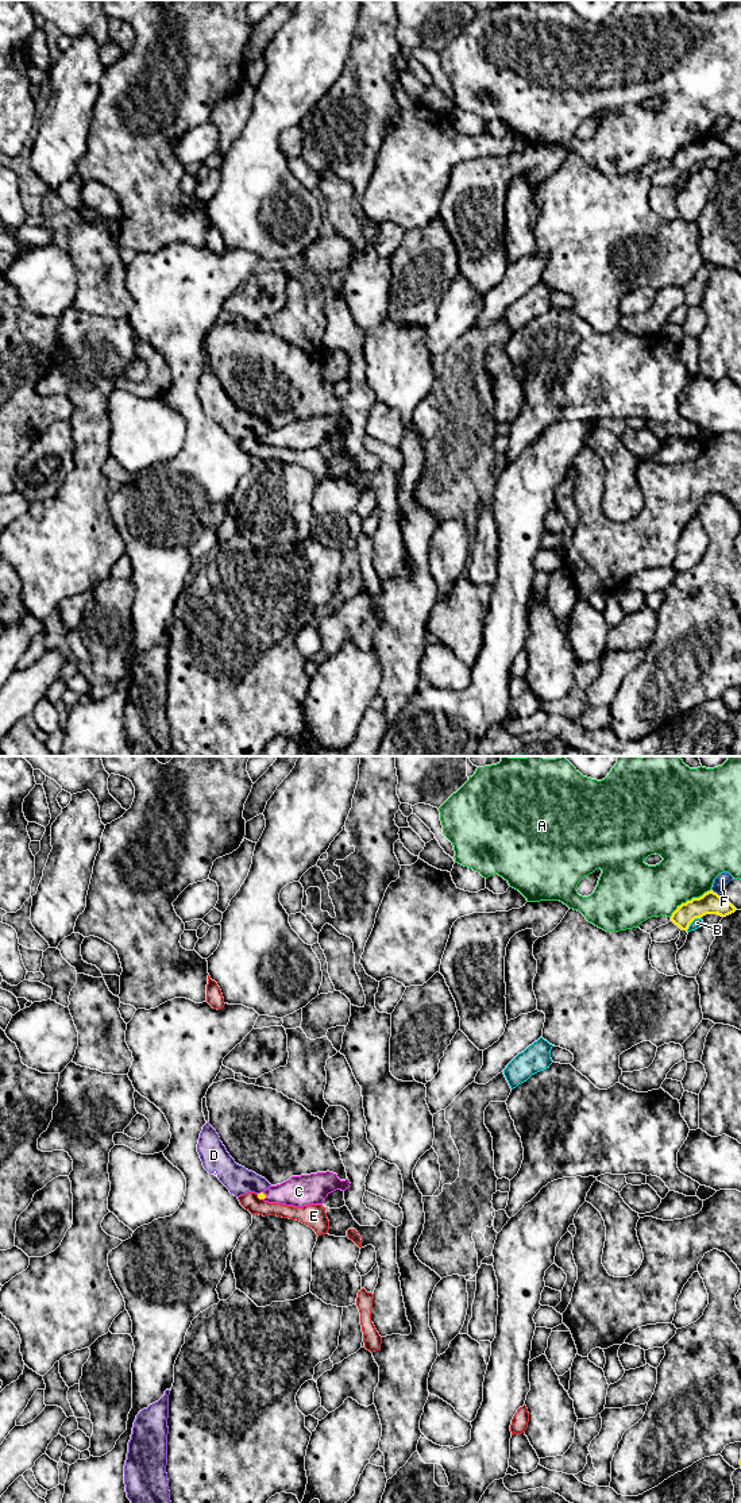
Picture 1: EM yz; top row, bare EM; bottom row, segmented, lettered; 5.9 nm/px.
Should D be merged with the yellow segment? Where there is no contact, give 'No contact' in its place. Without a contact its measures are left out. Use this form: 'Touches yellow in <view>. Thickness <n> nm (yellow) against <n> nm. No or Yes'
Touches yellow in yz. Thickness 40 nm (yellow) against 160 nm. No

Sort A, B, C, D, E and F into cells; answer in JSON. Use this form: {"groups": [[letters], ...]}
{"groups": [["A"], ["B"], ["C"], ["D"], ["E"], ["F"]]}

